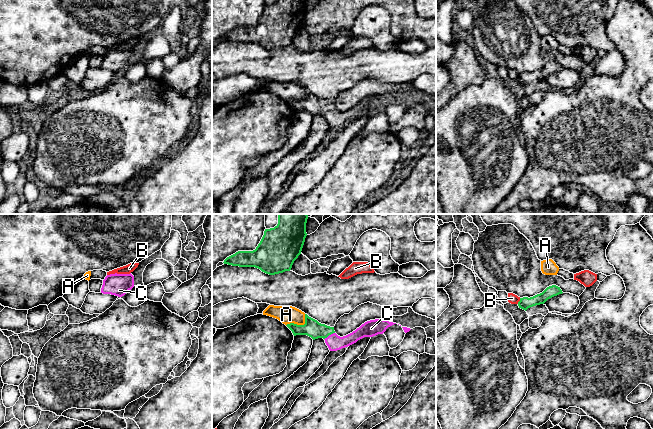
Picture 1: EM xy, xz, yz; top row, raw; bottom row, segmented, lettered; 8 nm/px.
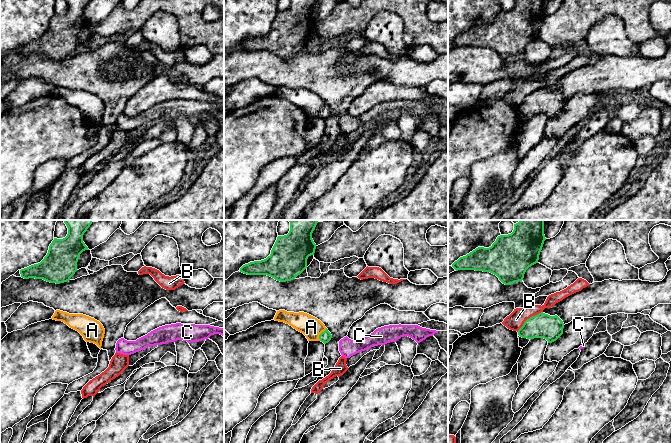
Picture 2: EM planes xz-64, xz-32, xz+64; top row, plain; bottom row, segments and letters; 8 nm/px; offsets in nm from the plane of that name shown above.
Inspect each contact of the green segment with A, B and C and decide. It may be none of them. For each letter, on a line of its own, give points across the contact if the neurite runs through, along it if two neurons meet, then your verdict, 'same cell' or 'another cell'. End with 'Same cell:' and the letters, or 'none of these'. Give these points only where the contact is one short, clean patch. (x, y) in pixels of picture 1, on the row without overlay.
A: border along xz (305, 90), (305, 98), (303, 100), (288, 99), (286, 101); another cell
B: border along yz (520, 74), (517, 79); another cell
C: runs through xz (312, 104), (329, 110), (334, 118); same cell
Same cell: C

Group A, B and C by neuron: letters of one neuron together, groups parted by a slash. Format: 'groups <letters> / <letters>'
groups A / B / C

